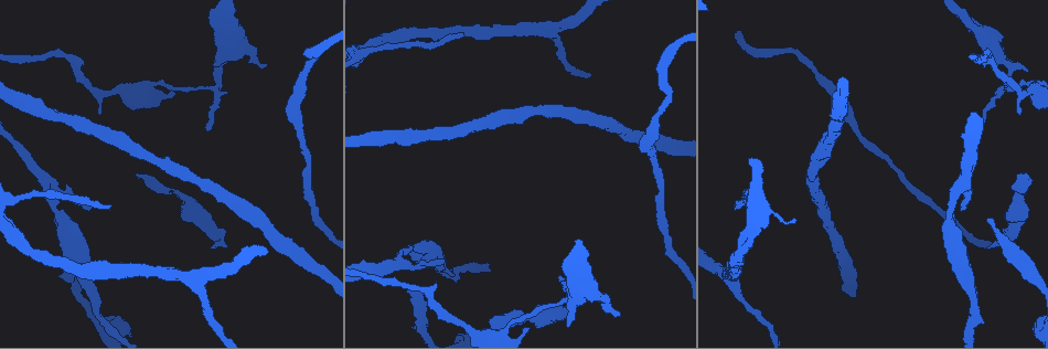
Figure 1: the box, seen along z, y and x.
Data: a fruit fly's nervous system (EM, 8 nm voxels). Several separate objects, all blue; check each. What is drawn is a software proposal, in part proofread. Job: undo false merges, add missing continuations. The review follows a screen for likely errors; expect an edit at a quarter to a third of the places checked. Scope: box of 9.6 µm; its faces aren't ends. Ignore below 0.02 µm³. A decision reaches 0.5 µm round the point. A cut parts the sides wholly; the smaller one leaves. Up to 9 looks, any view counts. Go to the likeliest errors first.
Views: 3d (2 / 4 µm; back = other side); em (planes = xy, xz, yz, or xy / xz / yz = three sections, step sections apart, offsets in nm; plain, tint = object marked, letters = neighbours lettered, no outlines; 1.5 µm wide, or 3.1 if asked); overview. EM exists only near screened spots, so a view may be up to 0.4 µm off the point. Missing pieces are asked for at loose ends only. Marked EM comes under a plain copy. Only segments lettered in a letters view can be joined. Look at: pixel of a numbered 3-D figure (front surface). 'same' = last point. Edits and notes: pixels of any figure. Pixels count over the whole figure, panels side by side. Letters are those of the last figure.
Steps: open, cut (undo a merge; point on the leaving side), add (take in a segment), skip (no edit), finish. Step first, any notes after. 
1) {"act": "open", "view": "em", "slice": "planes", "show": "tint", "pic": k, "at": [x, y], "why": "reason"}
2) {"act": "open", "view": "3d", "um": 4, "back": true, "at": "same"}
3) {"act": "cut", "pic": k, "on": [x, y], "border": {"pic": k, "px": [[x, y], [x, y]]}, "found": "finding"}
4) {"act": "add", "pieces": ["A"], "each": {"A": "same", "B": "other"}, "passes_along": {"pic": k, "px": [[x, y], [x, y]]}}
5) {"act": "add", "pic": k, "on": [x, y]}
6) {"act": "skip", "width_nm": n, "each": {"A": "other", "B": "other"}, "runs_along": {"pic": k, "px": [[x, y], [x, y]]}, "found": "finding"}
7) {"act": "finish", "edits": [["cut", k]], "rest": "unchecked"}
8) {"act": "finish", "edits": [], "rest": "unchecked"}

{"act": "open", "view": "3d", "um": 2, "pic": 1, "at": [135, 175], "why": "an open end"}

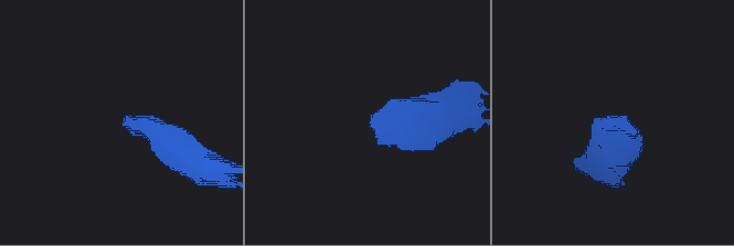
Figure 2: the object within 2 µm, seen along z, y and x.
{"act": "open", "view": "em", "slice": "planes", "show": "letters", "pic": 2, "at": [124, 119], "why": "need the tissue"}

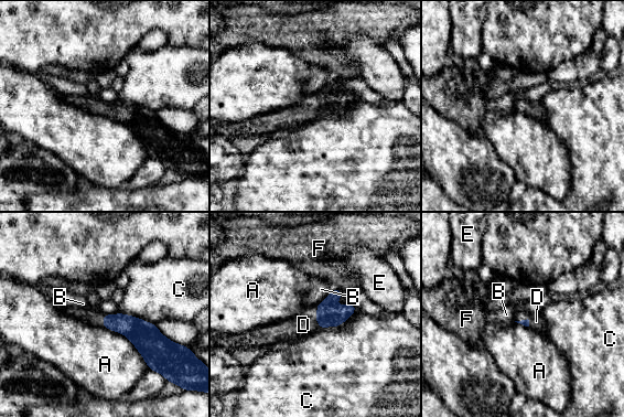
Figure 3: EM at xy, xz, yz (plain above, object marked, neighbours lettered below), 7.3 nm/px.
{"act": "add", "pieces": ["D"], "each": {"A": "other", "B": "other", "C": "other", "D": "same", "E": "other", "F": "other"}, "passes_along": {"pic": 3, "px": [[329, 314], [316, 317], [303, 324]]}, "found": "it goes on there"}

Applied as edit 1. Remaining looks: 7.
{"act": "open", "view": "overview"}

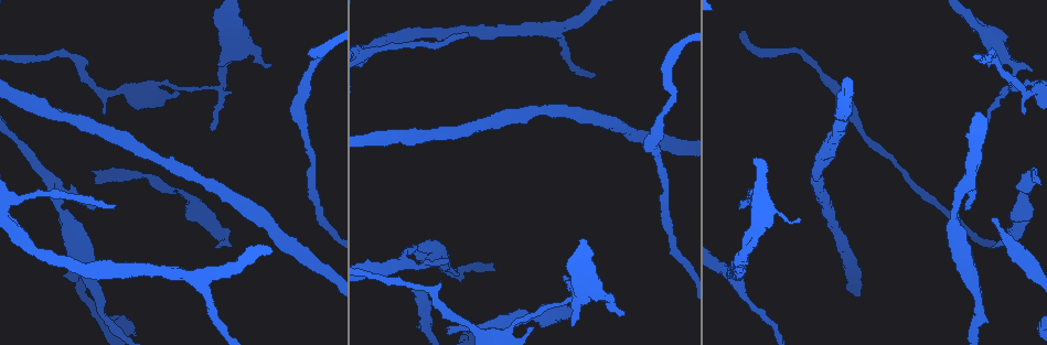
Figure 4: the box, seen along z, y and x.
{"act": "open", "view": "em", "slice": "yz", "step": 4, "show": "tint", "pic": 4, "at": [95, 208], "why": "thin end"}

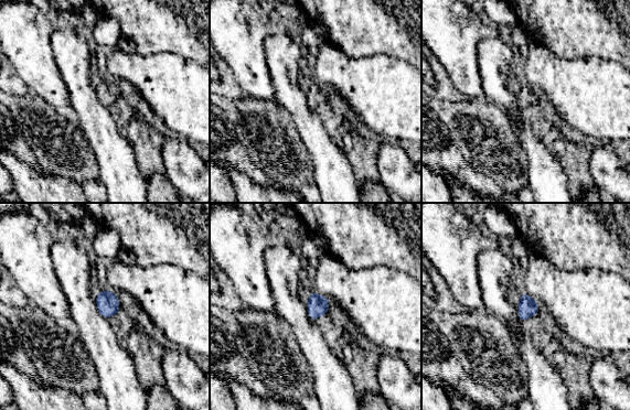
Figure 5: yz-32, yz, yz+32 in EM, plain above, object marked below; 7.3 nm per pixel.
{"act": "open", "view": "em", "slice": "xz", "step": 4, "show": "letters", "at": "same", "why": "another direction"}

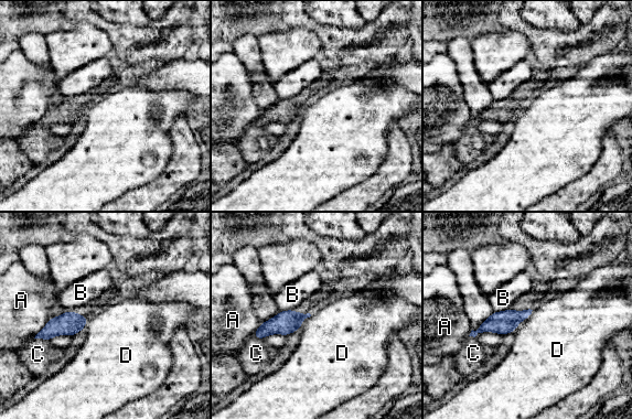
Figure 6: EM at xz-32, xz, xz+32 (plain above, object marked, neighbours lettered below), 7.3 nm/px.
{"act": "skip", "width_nm": 110, "each": {"A": "other", "B": "other", "C": "other", "D": "other"}, "runs_along": {"pic": 6, "px": [[527, 312], [473, 333]]}, "found": "none of them fits"}

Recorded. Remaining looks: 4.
{"act": "open", "view": "3d", "um": 4, "pic": 4, "at": [214, 88], "why": "a fork"}

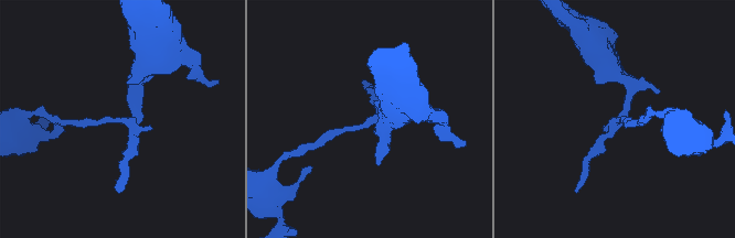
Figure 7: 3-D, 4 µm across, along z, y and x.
{"act": "open", "view": "em", "slice": "planes", "show": "tint", "pic": 7, "at": [124, 120], "why": "shape alone is not enough"}

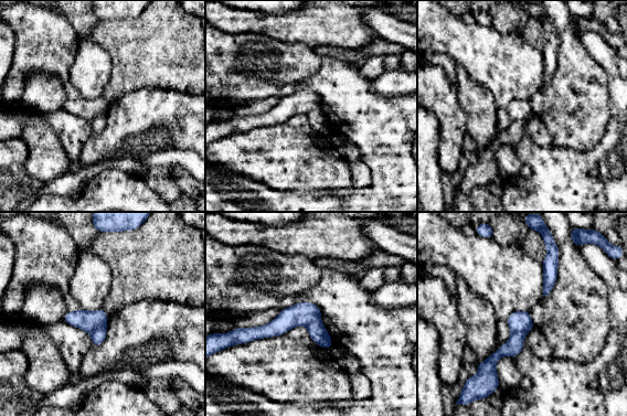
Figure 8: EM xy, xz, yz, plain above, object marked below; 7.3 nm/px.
{"act": "open", "view": "em", "slice": "planes", "show": "letters", "at": "same", "why": "see the neighbours"}

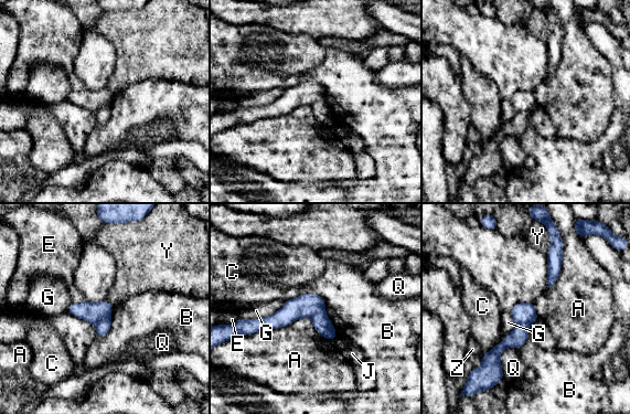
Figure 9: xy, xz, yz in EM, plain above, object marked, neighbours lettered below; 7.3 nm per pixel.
{"act": "cut", "pic": 9, "on": [519, 336], "width_nm": 170, "longest_contact_nm": ["A", 800], "each": {"A": "other", "B": "other", "C": "other", "E": "other", "G": "other", "J": "other", "Q": "other", "Y": "other", "Z": "other"}, "found": "two neurons meet here"}

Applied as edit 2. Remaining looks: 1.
{"act": "finish", "edits": [["add", 3], ["cut", 9]], "rest": "unchecked"}

